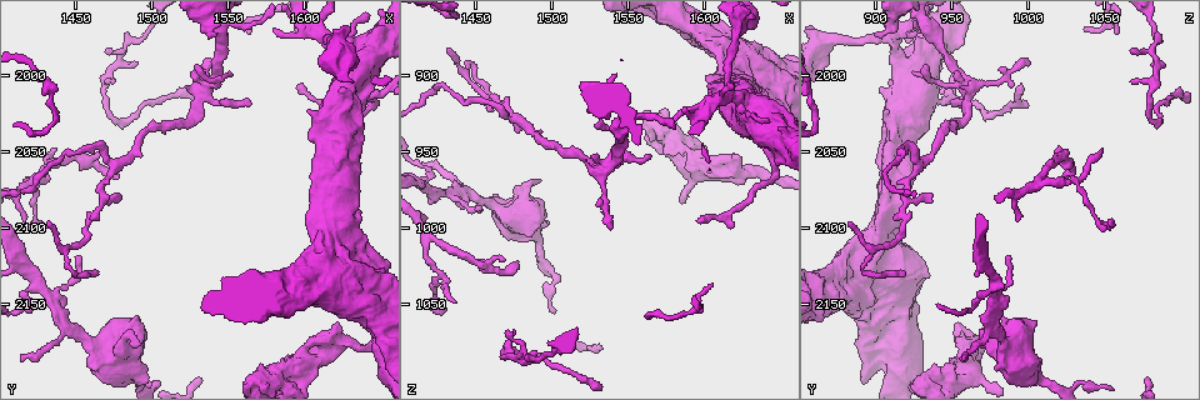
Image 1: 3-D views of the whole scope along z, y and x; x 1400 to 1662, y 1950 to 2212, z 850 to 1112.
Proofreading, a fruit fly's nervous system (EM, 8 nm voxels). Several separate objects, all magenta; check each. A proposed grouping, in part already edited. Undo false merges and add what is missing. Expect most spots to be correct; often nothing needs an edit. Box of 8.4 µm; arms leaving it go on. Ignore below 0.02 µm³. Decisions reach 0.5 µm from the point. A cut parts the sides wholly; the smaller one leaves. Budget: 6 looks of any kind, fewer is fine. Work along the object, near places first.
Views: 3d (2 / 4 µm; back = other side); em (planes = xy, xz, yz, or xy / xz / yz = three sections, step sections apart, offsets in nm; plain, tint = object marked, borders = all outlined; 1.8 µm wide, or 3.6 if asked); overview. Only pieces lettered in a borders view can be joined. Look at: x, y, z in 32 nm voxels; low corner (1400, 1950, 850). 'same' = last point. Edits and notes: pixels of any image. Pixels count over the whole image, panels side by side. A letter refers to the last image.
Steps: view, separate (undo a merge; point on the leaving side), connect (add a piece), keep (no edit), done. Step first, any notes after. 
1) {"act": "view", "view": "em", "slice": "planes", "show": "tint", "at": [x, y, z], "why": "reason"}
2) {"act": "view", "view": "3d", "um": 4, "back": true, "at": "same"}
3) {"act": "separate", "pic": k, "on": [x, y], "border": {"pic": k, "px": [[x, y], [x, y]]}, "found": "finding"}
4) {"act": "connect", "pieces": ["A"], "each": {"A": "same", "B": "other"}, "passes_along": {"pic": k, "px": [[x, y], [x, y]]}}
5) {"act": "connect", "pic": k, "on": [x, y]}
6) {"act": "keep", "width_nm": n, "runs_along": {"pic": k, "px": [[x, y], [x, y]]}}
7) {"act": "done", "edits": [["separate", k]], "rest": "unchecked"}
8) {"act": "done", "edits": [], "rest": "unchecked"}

{"act": "view", "view": "em", "um": 3.6, "slice": "planes", "show": "borders", "at": [1608, 2170, 954], "why": "thick end"}

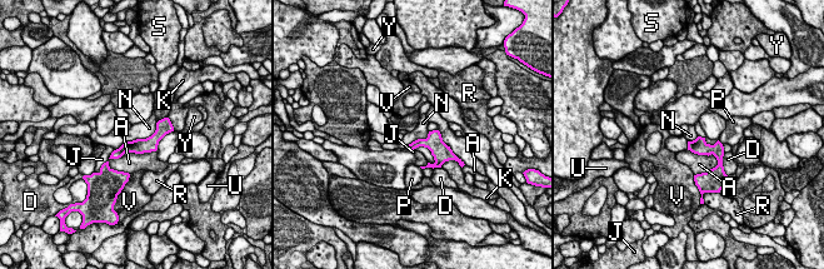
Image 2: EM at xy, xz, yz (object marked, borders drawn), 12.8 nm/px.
{"act": "keep", "each": {"A": "other", "D": "other", "J": "other", "K": "other", "N": "other", "P": "other", "R": "other", "S": "other", "U": "other", "V": "other", "Y": "other"}, "runs_along": {"pic": 2, "px": [[164, 121], [146, 145], [114, 155]]}, "found": "no lettered piece goes on from it"}

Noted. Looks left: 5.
{"act": "view", "view": "em", "um": 3.6, "slice": "planes", "show": "tint", "at": [1534, 2008, 960], "why": "sharp bend"}

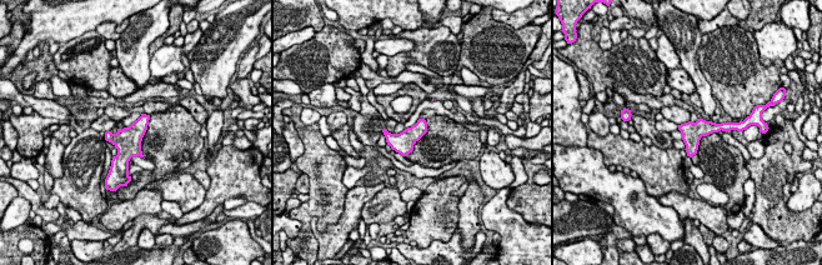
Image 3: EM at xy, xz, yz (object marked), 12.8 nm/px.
{"act": "view", "view": "em", "um": 3.6, "slice": "planes", "show": "borders", "at": "same", "why": "what lies round it"}

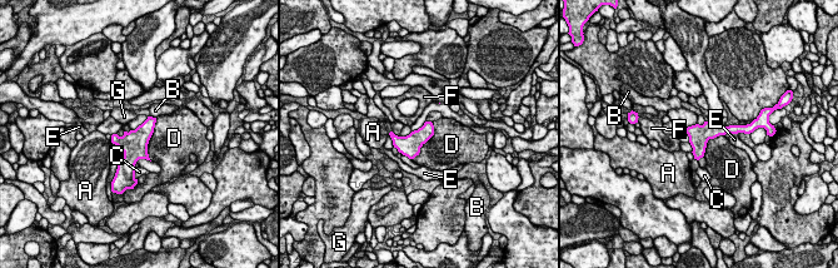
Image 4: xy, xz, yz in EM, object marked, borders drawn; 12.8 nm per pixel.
{"act": "keep", "width_nm": 260, "each": {"A": "other", "B": "other", "C": "other", "D": "other", "E": "other", "F": "other", "G": "other"}, "border": {"pic": 4, "px": [[156, 118], [148, 144], [150, 160]]}, "found": "continuous, no second neuron"}

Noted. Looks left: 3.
{"act": "view", "view": "3d", "um": 4, "at": [1542, 1972, 898], "why": "branch stops here"}

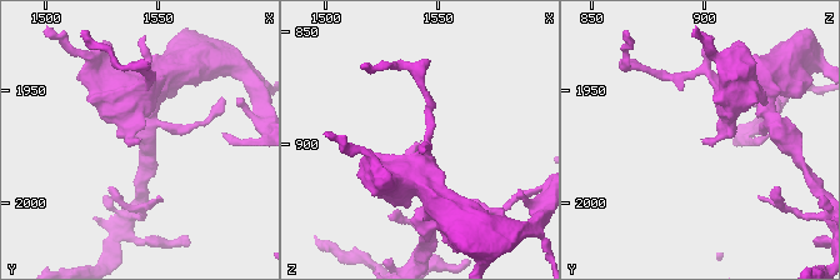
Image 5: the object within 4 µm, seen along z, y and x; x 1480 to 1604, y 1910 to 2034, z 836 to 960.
{"act": "view", "view": "em", "slice": "planes", "show": "borders", "at": [1541, 1971, 900], "why": "need the tissue"}

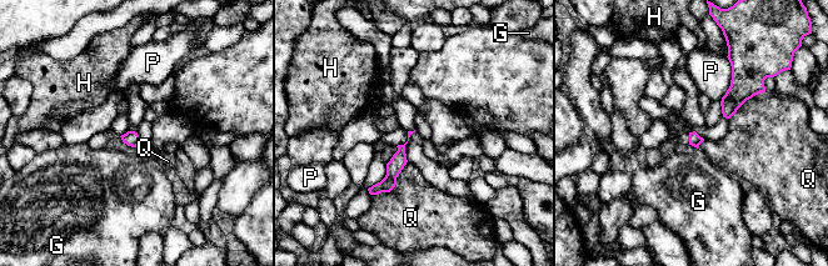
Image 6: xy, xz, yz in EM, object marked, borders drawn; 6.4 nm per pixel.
{"act": "keep", "each": {"G": "other", "H": "other", "P": "other", "Q": "other"}, "runs_along": {"pic": 6, "px": [[402, 147], [392, 175], [373, 191]]}, "found": "no lettered piece goes on from it"}

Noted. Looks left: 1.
{"act": "done", "edits": [], "rest": "unchecked"}

